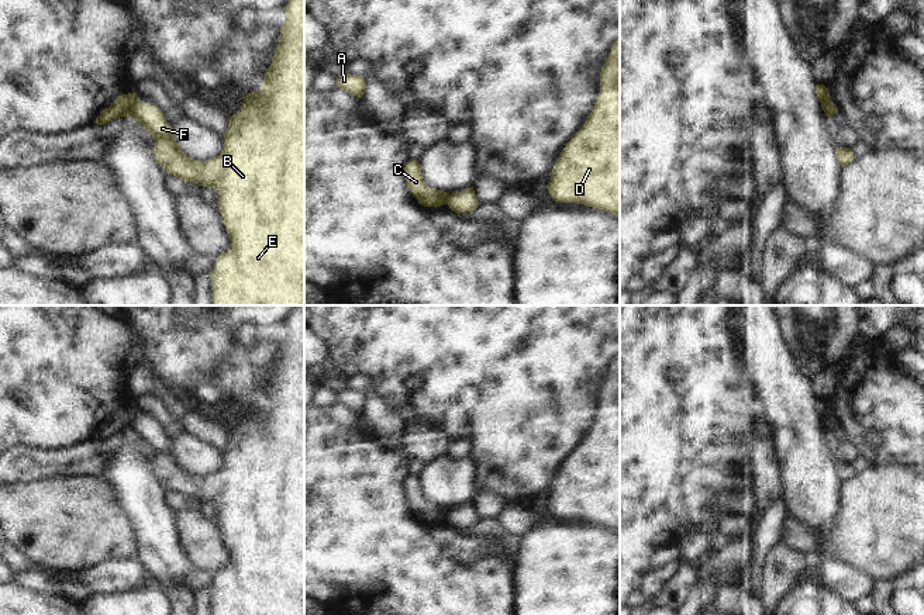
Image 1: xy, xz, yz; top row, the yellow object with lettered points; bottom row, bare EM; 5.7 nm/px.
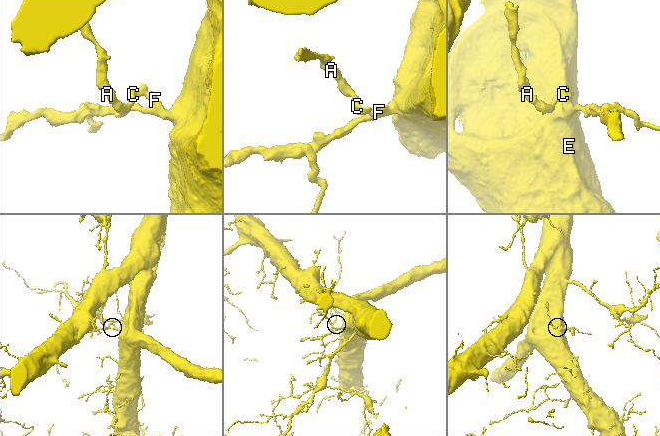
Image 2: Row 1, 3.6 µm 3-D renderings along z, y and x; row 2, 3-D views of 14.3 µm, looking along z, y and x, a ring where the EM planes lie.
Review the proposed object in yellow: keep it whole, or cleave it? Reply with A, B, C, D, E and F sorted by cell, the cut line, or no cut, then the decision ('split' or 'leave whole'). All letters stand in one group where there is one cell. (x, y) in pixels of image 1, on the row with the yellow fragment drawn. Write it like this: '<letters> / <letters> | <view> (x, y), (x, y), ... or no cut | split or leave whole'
A C / B D E F | xy (138, 102), (130, 114) | split

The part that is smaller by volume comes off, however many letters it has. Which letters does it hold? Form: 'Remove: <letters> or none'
Remove: A, C

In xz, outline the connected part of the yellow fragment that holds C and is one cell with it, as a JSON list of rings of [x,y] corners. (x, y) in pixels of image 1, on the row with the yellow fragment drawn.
[[[408,160],[404,167],[407,187],[418,198],[424,207],[441,207],[448,204],[449,193],[444,190],[431,189],[425,184],[418,160]]]

